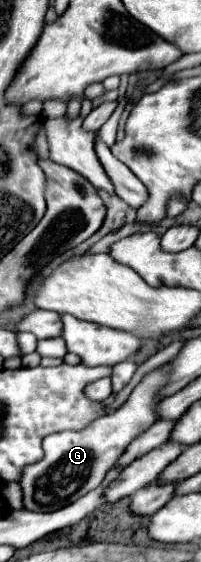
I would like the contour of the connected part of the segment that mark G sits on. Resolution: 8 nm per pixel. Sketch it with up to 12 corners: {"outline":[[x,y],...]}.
{"outline":[[166,363],[120,409],[48,435],[18,481],[24,509],[56,511],[96,489],[158,421]]}

